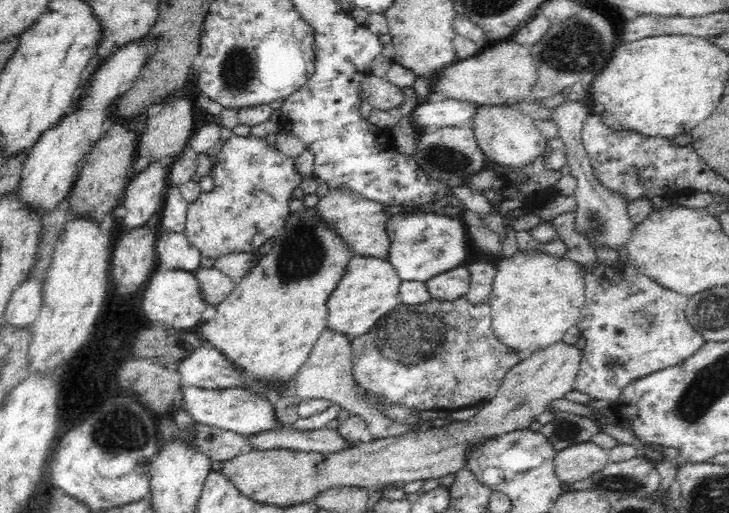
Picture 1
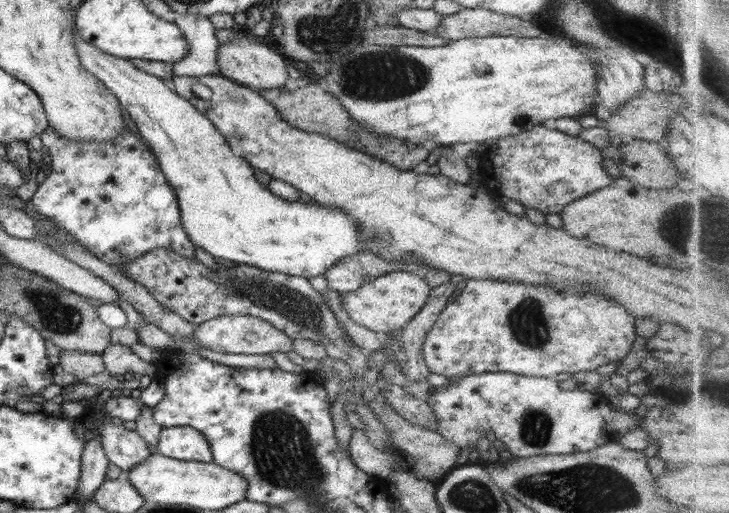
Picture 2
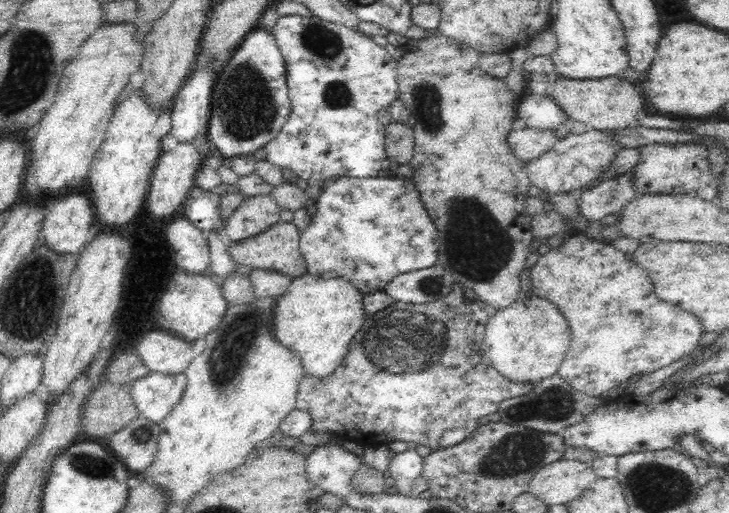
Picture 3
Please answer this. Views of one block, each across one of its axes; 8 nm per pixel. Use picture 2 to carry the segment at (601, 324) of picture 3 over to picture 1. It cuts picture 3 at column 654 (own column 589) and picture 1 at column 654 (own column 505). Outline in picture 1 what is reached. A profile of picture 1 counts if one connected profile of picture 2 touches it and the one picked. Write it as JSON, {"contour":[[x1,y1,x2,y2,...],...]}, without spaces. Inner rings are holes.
{"contour":[[598,260,594,268,582,265,582,270,587,300,577,326,587,342,573,390,588,394,593,400,608,400,615,405,622,389,633,380,681,364,706,344,705,338,687,320,688,297,663,288,638,272,632,264,620,260,616,264,604,264]]}

